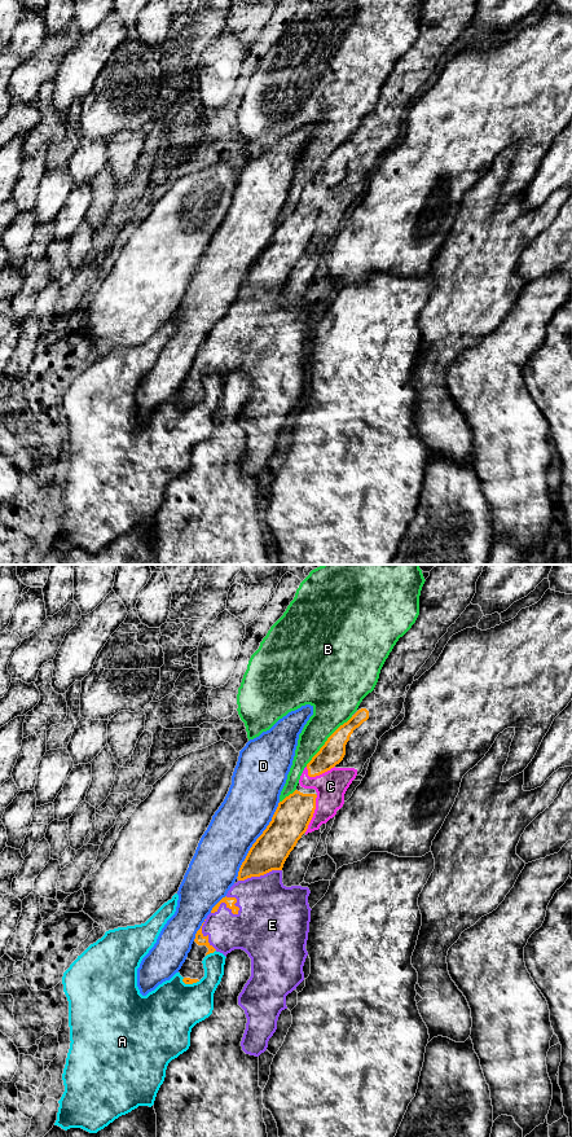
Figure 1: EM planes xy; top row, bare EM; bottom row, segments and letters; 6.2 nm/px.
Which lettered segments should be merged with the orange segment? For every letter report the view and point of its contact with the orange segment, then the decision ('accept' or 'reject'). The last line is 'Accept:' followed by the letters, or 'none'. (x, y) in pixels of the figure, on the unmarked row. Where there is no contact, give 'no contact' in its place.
A: xy (210, 372) | reject
B: xy (328, 159) | reject
C: xy (313, 232) | reject
D: xy (256, 259) | reject
E: xy (230, 328) | accept
Accept: E

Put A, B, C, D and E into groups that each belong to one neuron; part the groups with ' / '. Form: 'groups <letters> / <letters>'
groups A / B / C / D / E

